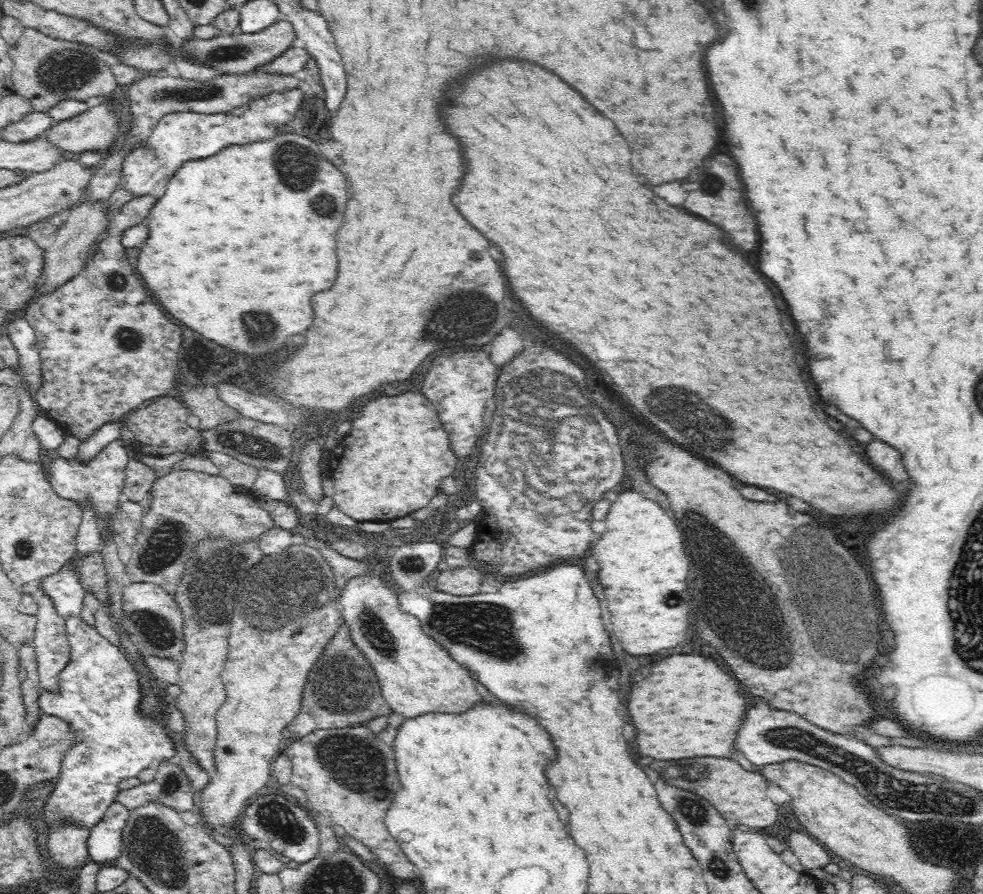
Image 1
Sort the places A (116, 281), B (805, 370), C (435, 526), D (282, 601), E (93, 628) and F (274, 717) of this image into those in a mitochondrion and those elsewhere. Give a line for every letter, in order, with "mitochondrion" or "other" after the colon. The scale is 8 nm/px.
A: mitochondrion
B: other
C: other
D: mitochondrion
E: other
F: other

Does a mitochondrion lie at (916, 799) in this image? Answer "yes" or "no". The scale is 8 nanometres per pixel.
yes

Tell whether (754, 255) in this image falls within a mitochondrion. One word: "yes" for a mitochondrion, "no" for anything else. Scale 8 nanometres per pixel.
no

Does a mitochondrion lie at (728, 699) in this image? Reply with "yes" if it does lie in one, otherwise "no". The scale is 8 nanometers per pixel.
no

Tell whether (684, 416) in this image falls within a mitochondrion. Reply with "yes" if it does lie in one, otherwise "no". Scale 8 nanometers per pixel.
yes

